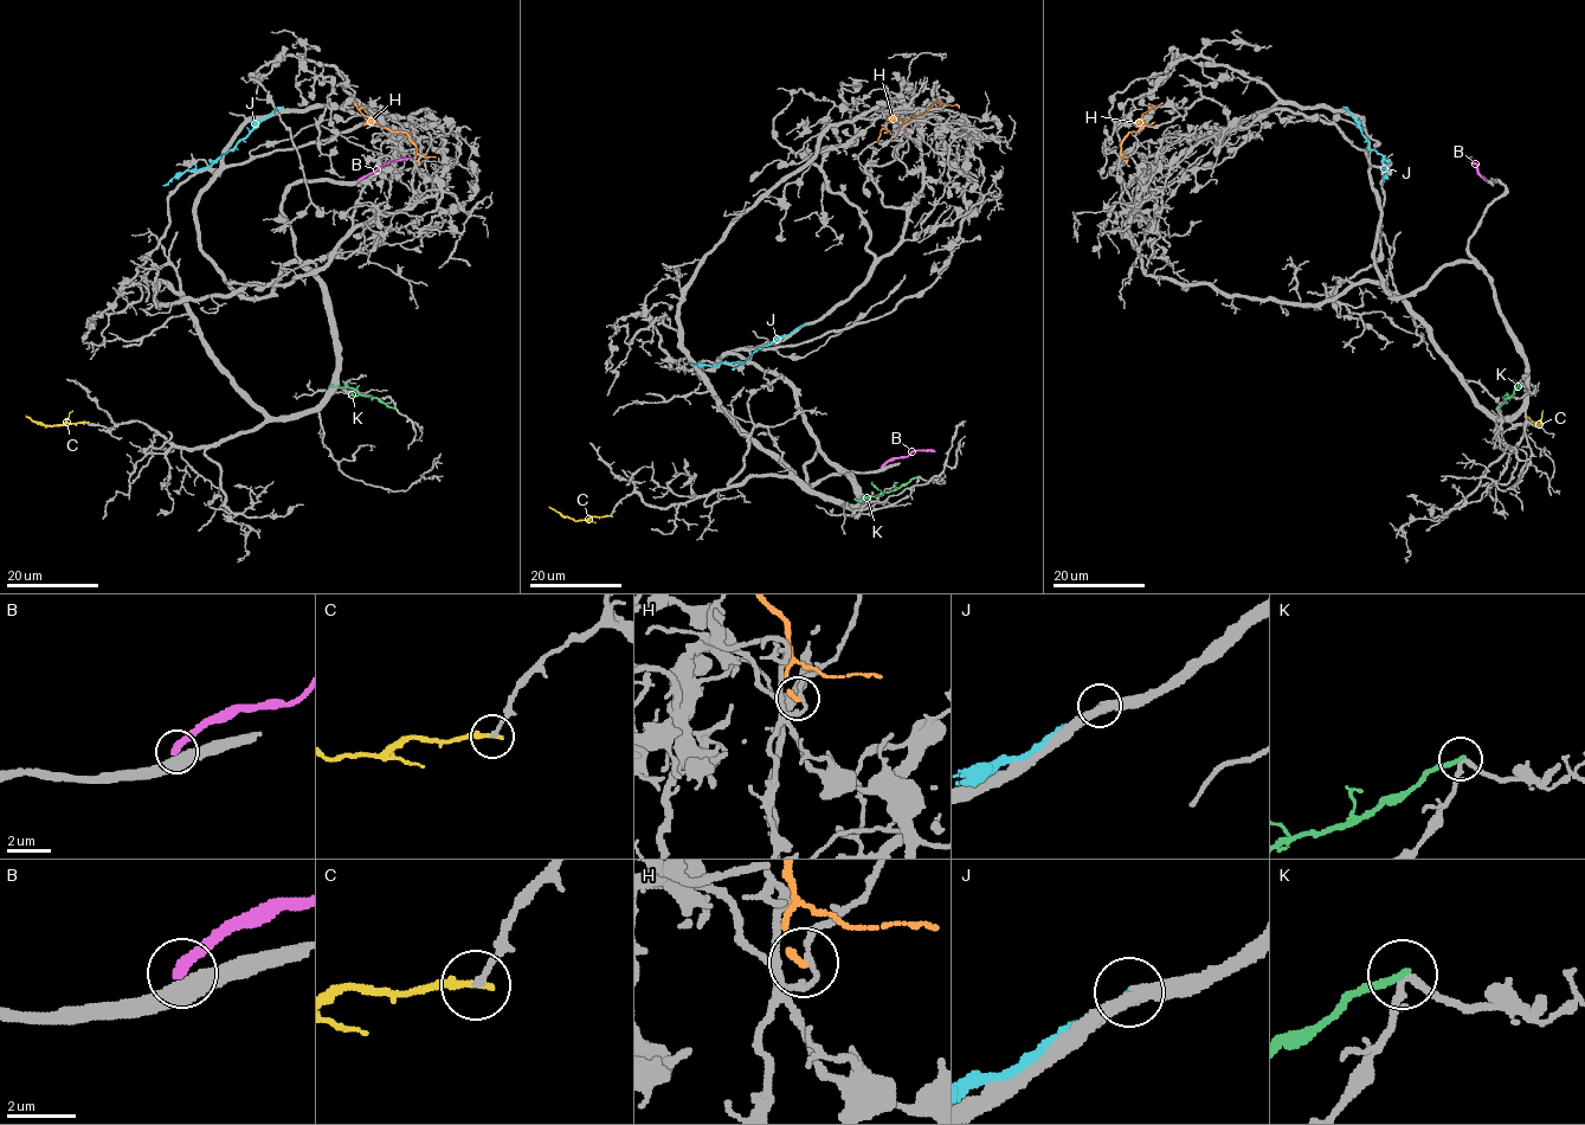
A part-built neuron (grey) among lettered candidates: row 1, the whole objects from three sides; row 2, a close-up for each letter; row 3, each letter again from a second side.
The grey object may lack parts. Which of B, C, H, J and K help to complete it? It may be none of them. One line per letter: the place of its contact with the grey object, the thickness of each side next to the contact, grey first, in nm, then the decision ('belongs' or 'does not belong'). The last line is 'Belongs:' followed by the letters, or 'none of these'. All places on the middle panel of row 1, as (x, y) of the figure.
B: meets grey at (882, 467); 460 nm thick on the grey side, 360 nm on the other; does not belong
C: meets grey at (610, 516); 200 nm thick on the grey side, 260 nm on the other; does not belong
H: meets grey at (941, 107); 150 nm thick on the grey side, 180 nm on the other; does not belong
J: meets grey at (805, 323); 460 nm thick on the grey side, 280 nm on the other; does not belong
K: meets grey at (919, 476); 190 nm thick on the grey side, 240 nm on the other; does not belong
Belongs: none of these

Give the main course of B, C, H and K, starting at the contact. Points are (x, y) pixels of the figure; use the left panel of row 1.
B: (359, 180), (391, 161), (411, 156)
C: (87, 422), (40, 425), (25, 415)
H: (418, 162), (417, 146), (405, 133), (391, 132), (373, 121), (355, 103)
K: (394, 407), (355, 390), (330, 385)

